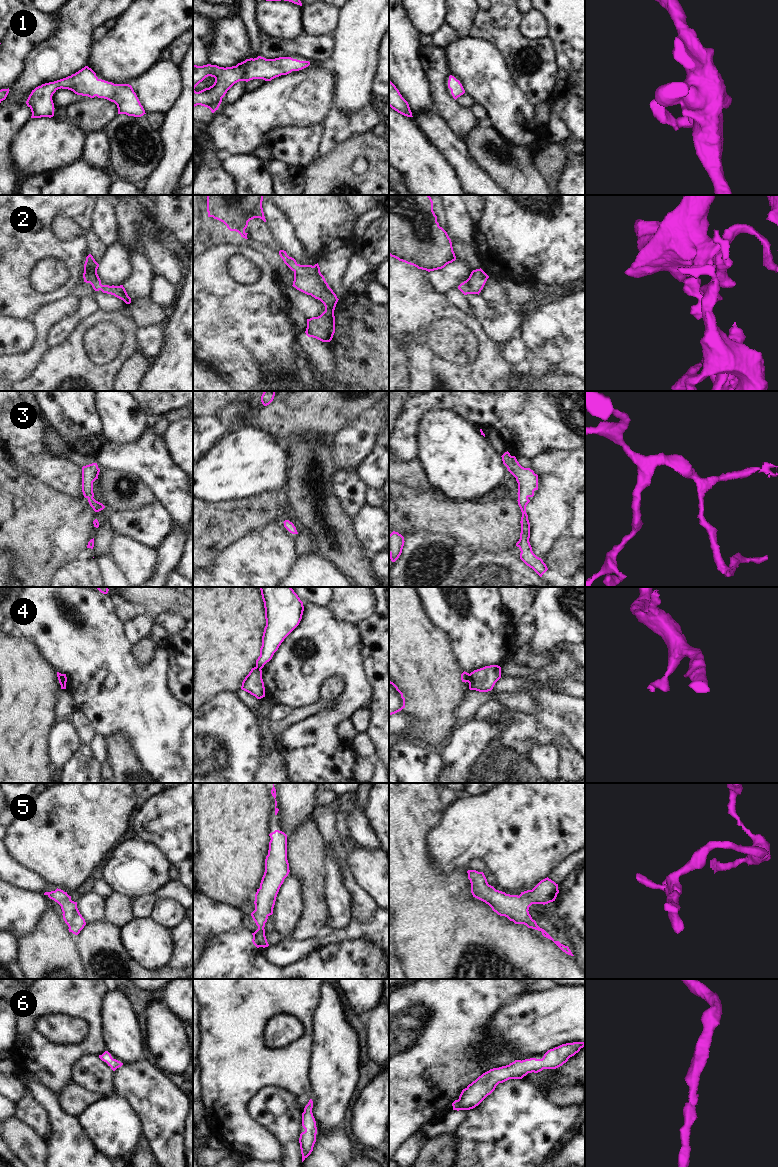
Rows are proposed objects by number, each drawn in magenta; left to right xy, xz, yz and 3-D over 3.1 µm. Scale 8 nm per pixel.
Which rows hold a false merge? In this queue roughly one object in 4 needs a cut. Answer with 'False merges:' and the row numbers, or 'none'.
False merges: 4

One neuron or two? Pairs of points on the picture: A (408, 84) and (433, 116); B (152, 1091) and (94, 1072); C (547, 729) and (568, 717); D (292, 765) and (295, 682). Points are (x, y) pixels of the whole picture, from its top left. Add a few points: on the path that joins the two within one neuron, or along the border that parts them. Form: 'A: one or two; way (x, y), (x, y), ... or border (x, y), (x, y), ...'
A: two; border (433, 108), (420, 112), (413, 117)
B: two; border (114, 1071), (112, 1091)
C: one; way (552, 724), (559, 717), (563, 717)
D: one; way (317, 733), (348, 700), (348, 678), (331, 670)

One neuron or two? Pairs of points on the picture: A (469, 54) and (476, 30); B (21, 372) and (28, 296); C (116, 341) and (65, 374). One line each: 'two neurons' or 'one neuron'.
A: two neurons
B: two neurons
C: two neurons

